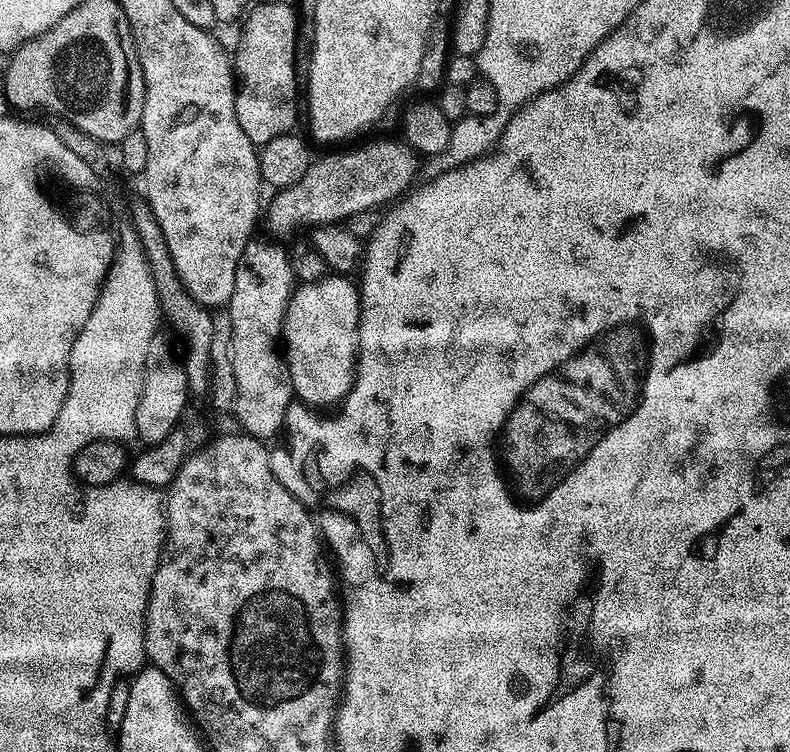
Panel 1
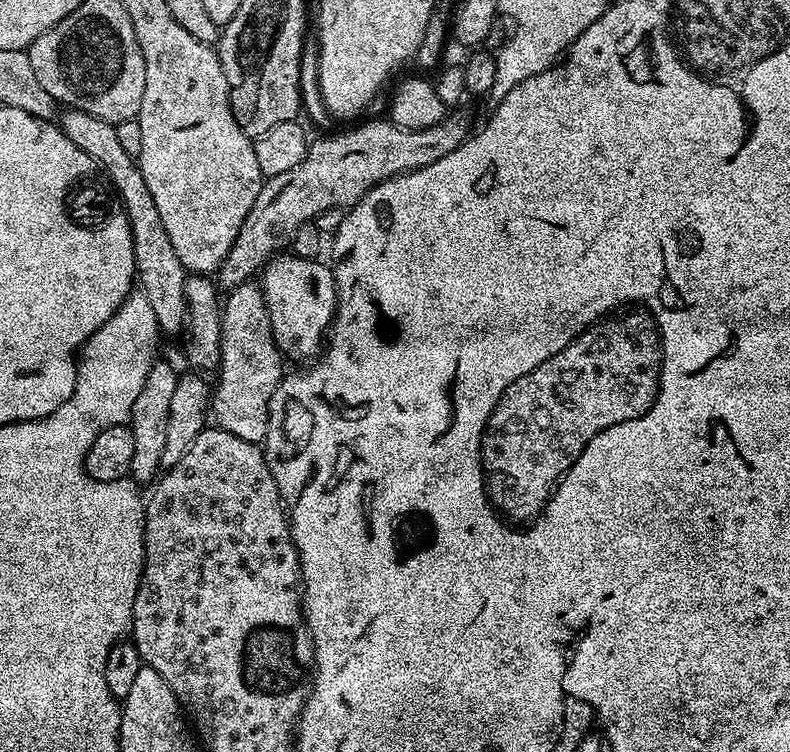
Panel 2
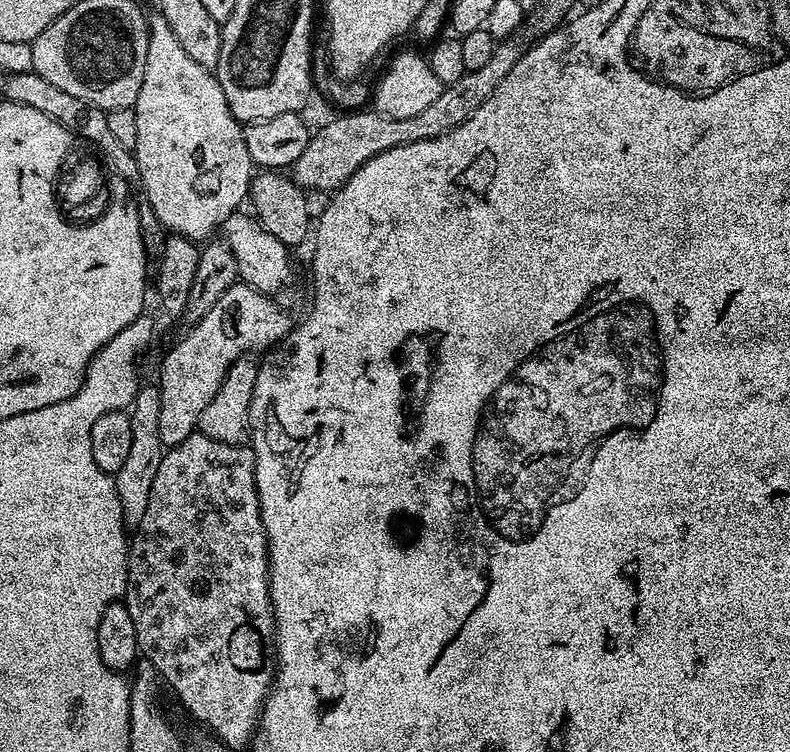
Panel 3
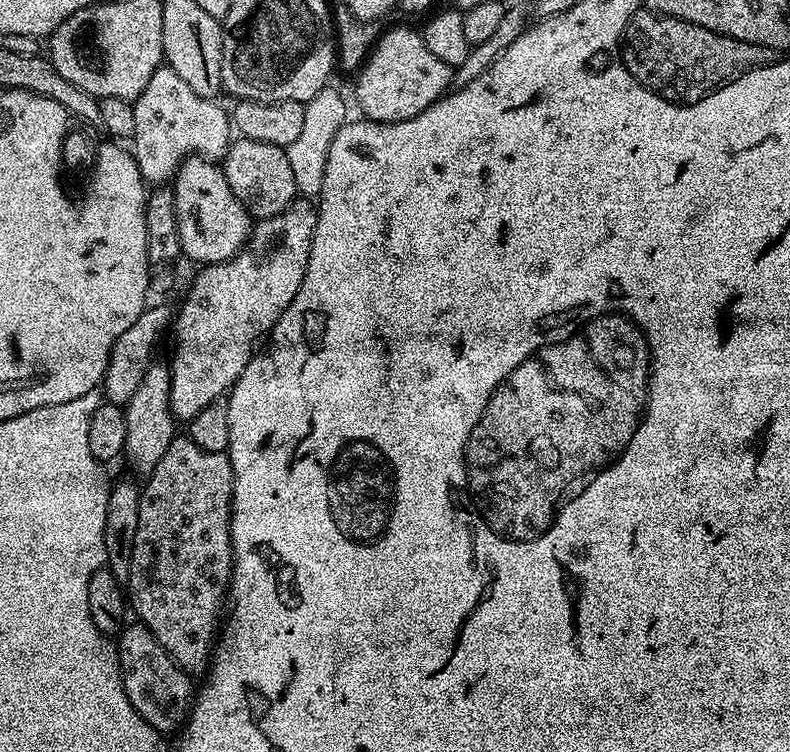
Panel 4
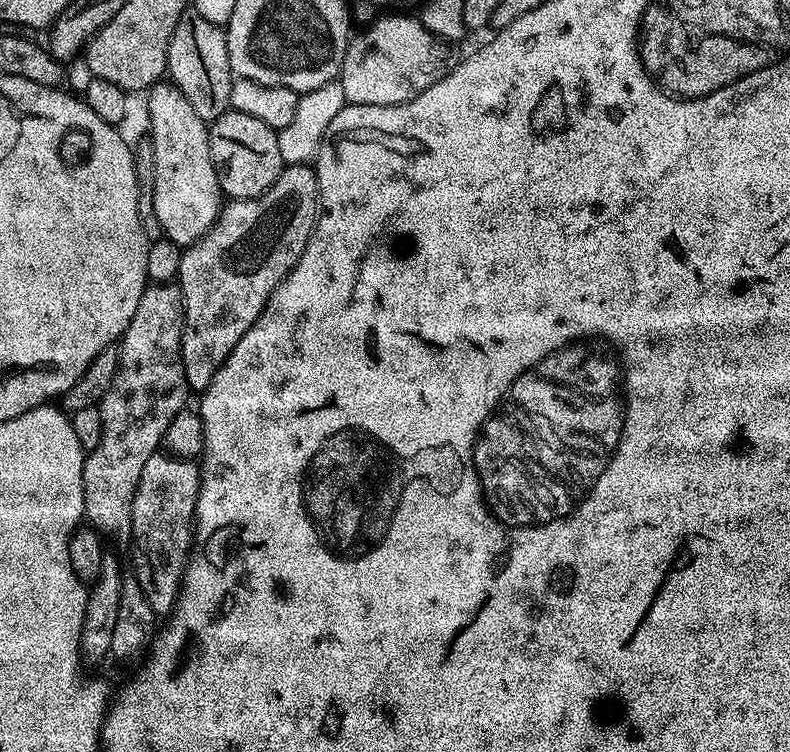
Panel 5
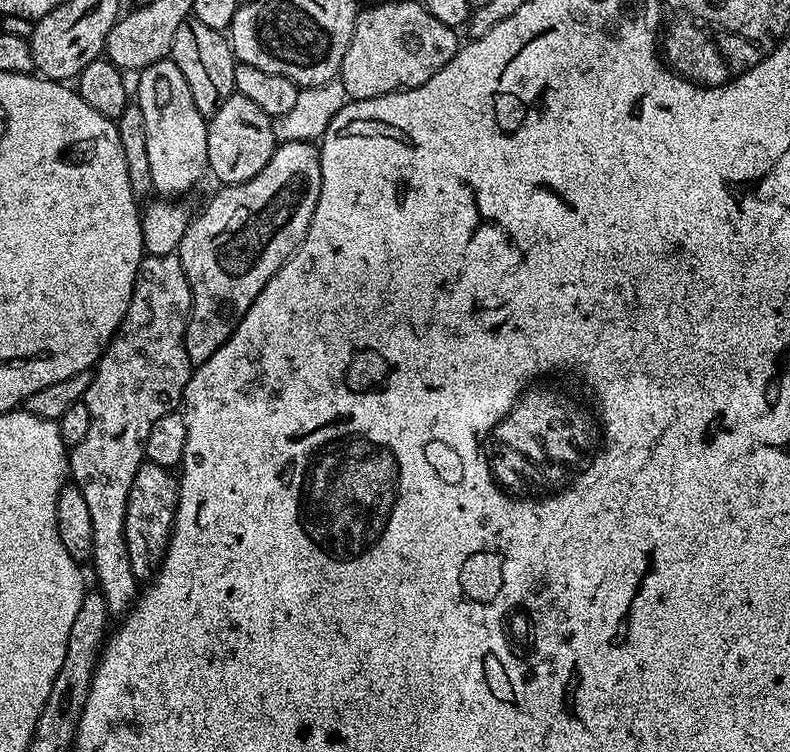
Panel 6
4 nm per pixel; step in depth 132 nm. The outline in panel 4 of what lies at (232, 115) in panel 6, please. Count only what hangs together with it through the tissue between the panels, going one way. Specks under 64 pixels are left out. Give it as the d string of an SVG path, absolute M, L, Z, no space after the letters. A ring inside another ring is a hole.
M246 138L235 139L224 157L224 177L234 196L242 202L253 219L273 217L297 199L293 171L285 149L272 143L259 143Z

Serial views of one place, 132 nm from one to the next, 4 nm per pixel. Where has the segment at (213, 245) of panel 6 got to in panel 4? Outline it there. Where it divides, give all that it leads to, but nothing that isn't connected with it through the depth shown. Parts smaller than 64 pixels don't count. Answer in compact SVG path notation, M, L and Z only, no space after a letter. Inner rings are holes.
M297 198L292 201L288 208L282 210L278 214L274 214L273 217L257 219L248 237L247 244L245 244L244 247L240 249L240 252L234 258L230 258L229 260L227 260L226 262L222 262L221 264L206 264L199 269L200 273L197 274L196 281L194 281L192 284L192 290L188 294L188 301L186 301L185 304L181 306L180 312L178 308L178 315L175 317L174 320L174 332L176 328L176 349L174 349L172 352L172 360L170 359L170 371L172 373L172 381L170 382L170 406L172 407L172 415L176 417L177 421L187 422L189 420L193 420L198 414L202 414L202 410L206 410L206 406L210 406L210 402L221 399L221 397L223 397L225 393L227 393L229 389L231 389L232 385L236 383L236 379L238 379L239 376L243 374L248 363L252 361L252 357L254 355L254 347L252 348L252 343L254 343L255 340L259 338L259 336L261 336L261 338L267 337L269 333L271 333L272 327L274 327L278 322L278 318L282 318L282 314L286 310L286 306L290 306L290 302L294 302L294 294L298 294L298 290L302 286L304 275L306 274L306 270L308 269L310 246L312 245L312 239L314 238L314 230L316 229L316 213L317 209L314 207L313 201L311 199Z

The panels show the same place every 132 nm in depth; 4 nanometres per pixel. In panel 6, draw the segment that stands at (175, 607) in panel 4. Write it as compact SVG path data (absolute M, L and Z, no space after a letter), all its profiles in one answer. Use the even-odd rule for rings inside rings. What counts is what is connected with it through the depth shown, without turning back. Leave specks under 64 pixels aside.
M140 464L138 474L134 474L134 482L130 486L126 502L124 537L126 550L130 550L130 566L134 566L137 581L151 581L160 571L164 551L168 549L168 540L172 537L172 523L176 517L179 489L177 477L169 469L157 464Z

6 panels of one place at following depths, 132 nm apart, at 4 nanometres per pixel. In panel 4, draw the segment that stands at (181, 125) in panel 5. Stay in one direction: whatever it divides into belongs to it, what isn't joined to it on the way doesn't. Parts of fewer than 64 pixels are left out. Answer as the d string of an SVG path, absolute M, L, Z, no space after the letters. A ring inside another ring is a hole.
M195 154L189 155L177 170L171 189L176 207L178 238L181 239L180 250L185 257L188 255L190 259L197 260L197 265L203 266L221 264L238 255L248 242L254 220L242 202L234 196L233 190L230 190L230 185L224 177L224 169L219 163Z

